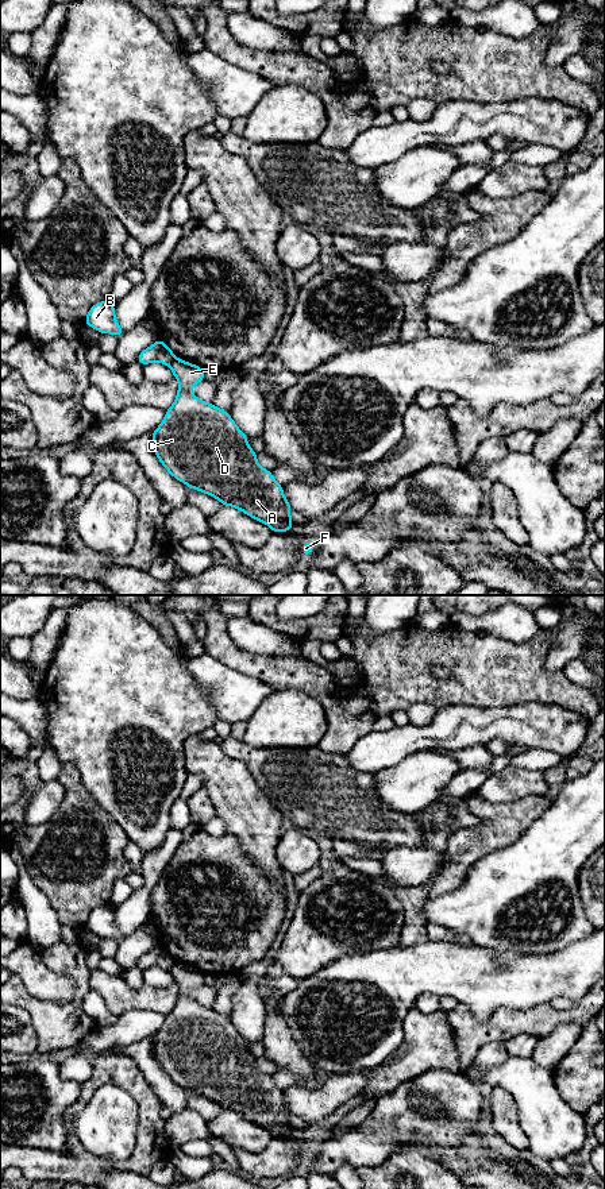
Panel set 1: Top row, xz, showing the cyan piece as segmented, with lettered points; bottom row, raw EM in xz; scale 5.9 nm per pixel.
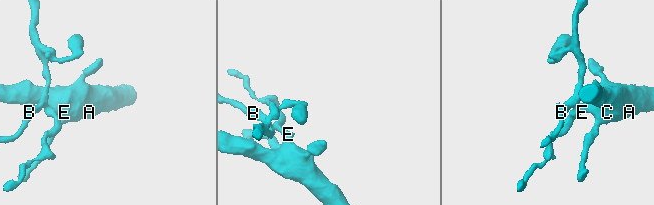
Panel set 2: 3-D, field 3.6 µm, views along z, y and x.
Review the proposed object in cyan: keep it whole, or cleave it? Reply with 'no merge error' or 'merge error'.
merge error

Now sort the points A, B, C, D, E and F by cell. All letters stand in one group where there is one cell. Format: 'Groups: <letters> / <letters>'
Groups: A C D E F / B

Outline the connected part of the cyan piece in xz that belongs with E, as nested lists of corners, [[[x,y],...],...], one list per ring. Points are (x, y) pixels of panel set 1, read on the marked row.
[[[178,358],[169,366],[178,379],[174,404],[166,410],[162,424],[154,429],[153,449],[162,466],[177,480],[232,506],[251,518],[266,524],[273,533],[289,532],[292,507],[284,495],[282,485],[262,468],[257,453],[250,448],[247,436],[238,428],[228,412],[204,402],[190,393],[190,387],[204,381],[204,368]]]

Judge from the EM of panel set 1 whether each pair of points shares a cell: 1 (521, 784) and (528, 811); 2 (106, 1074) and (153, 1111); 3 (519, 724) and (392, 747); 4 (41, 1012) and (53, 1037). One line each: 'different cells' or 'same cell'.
1: different cells
2: same cell
3: same cell
4: same cell

